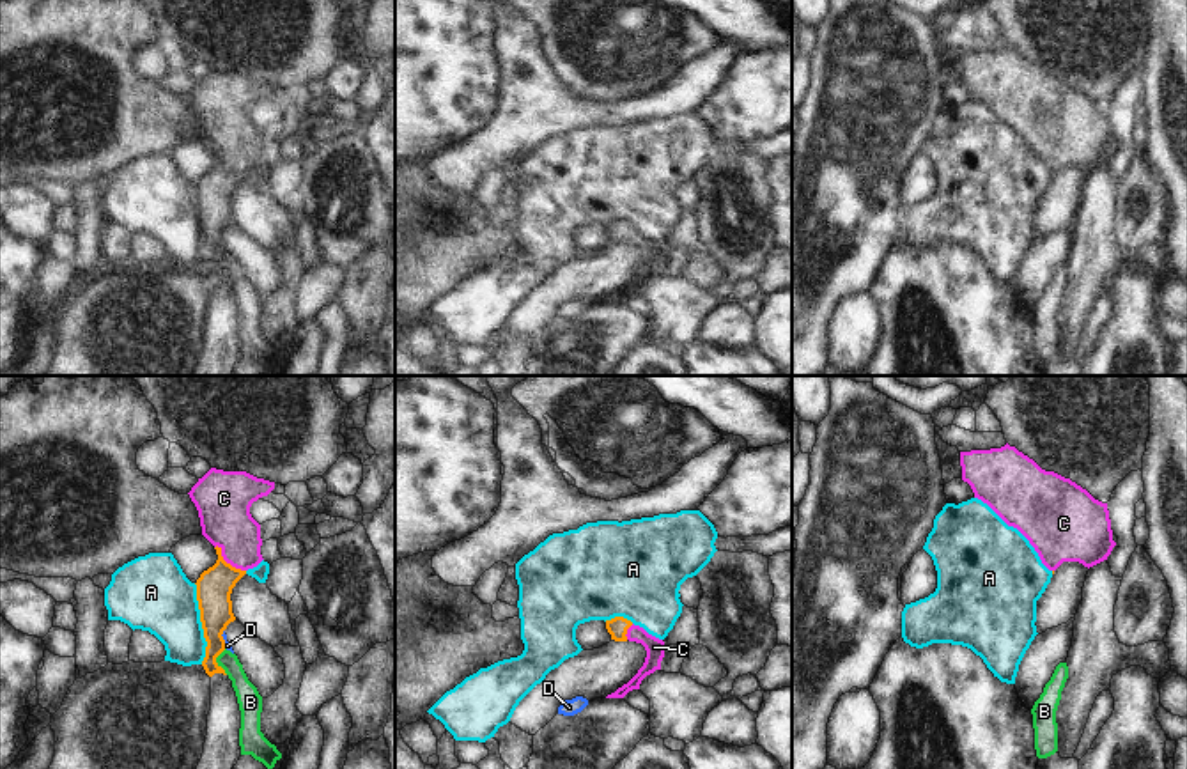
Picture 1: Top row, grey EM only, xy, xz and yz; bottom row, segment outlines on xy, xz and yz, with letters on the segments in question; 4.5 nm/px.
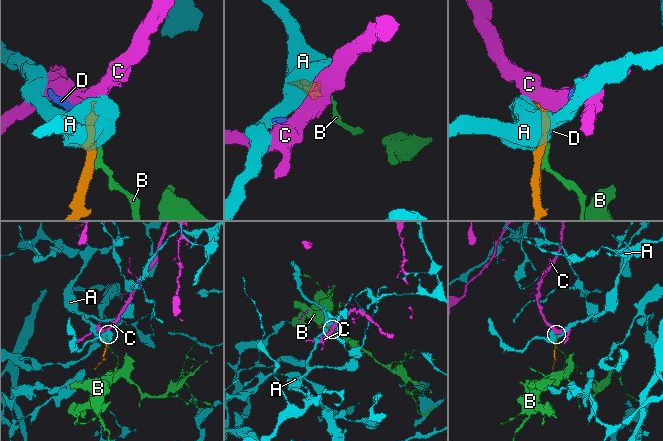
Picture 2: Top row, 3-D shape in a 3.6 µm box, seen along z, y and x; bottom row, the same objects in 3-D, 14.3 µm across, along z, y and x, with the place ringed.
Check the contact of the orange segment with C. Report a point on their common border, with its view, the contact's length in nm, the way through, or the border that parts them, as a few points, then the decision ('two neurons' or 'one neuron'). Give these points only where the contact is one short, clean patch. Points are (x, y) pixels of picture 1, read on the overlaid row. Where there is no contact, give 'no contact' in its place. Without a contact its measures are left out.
xy (225, 562) | 180 nm | across xy (215, 585), (225, 573), (225, 562), (224, 507) | one neuron

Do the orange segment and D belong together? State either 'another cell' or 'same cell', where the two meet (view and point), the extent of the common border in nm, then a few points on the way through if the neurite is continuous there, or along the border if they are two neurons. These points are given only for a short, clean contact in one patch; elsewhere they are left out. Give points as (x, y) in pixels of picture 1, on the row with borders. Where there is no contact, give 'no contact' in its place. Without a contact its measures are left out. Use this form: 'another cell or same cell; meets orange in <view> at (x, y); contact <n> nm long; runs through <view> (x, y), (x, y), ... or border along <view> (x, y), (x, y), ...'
another cell; meets orange in xy at (222, 638); contact 90 nm long; border along xy (224, 629), (225, 647)

